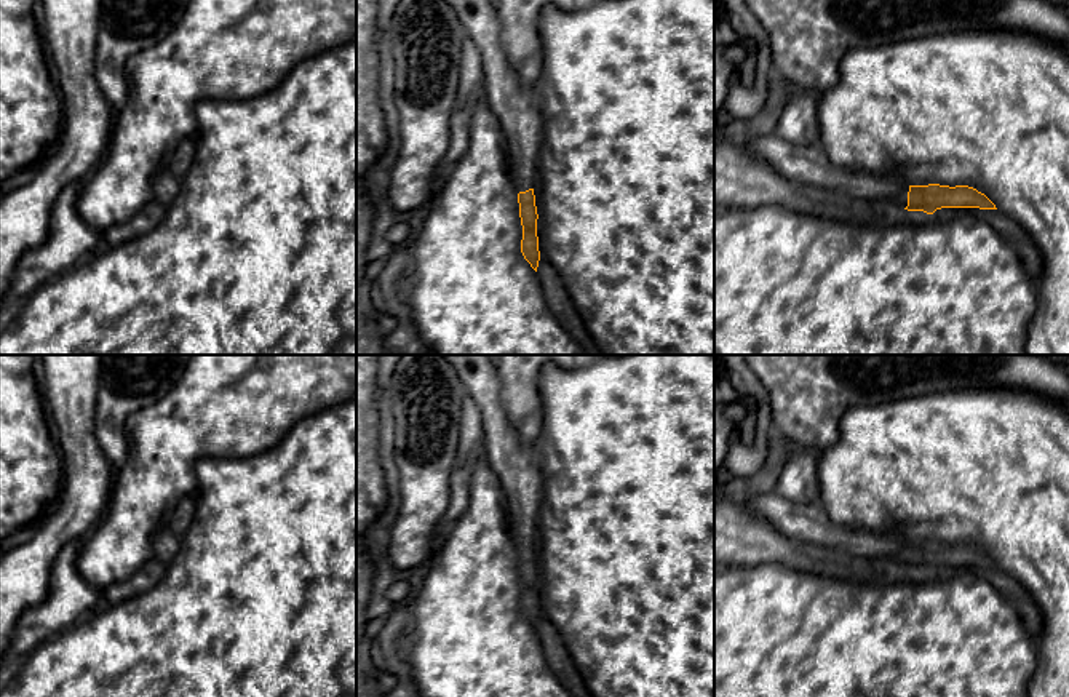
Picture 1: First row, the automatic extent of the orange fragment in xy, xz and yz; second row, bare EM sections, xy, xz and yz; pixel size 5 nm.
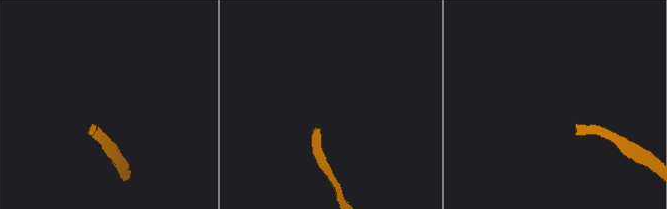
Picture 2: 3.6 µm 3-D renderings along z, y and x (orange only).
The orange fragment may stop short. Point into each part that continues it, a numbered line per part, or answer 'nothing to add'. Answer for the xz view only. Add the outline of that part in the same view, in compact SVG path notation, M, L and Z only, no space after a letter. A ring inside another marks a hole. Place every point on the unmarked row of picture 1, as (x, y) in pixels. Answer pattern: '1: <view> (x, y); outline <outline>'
1: xz (518, 465); outline M443 355L462 379L470 408L486 441L487 460L499 476L519 550L532 547L543 497L538 444L524 444L500 403L500 377L491 355Z

